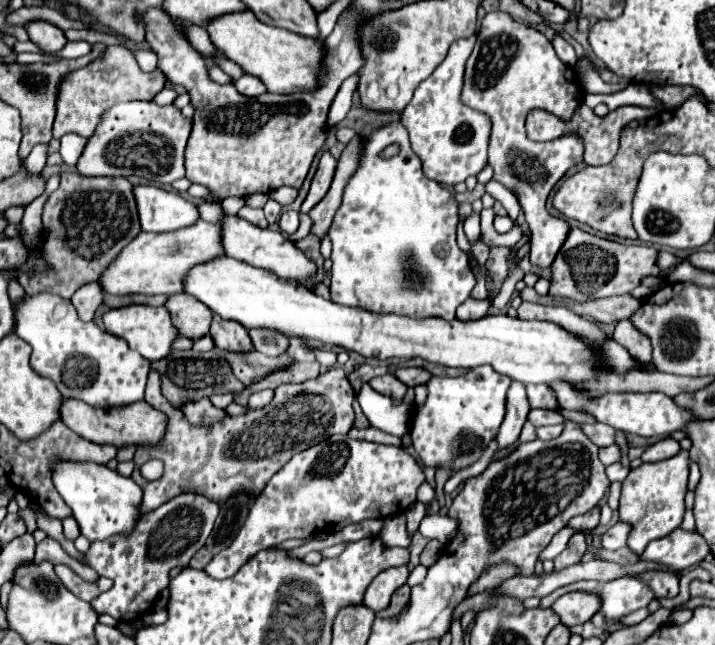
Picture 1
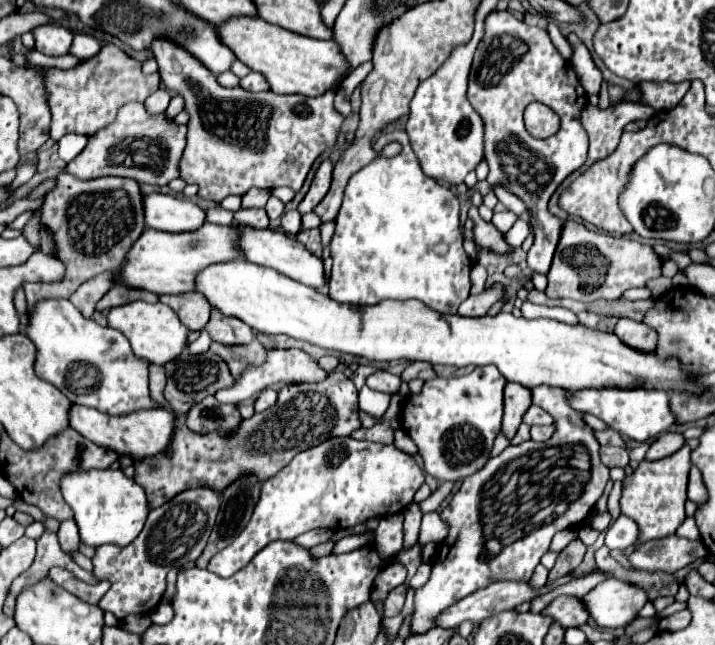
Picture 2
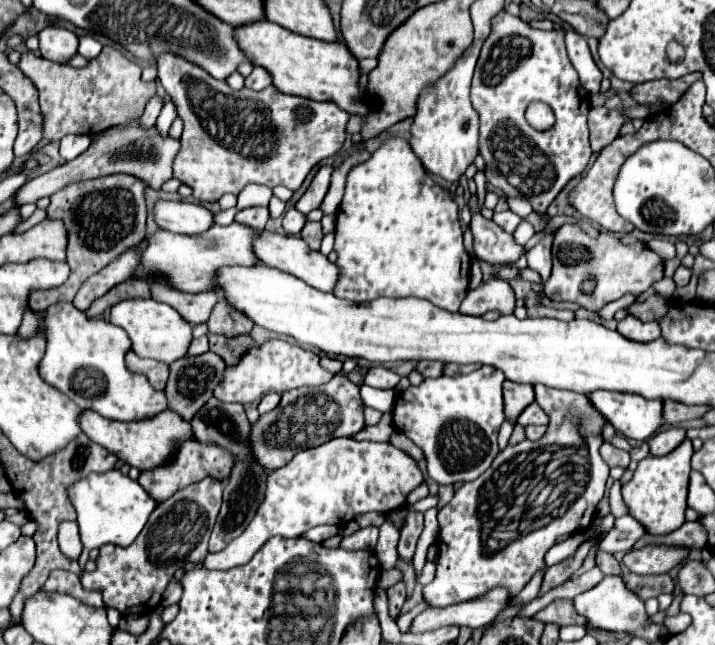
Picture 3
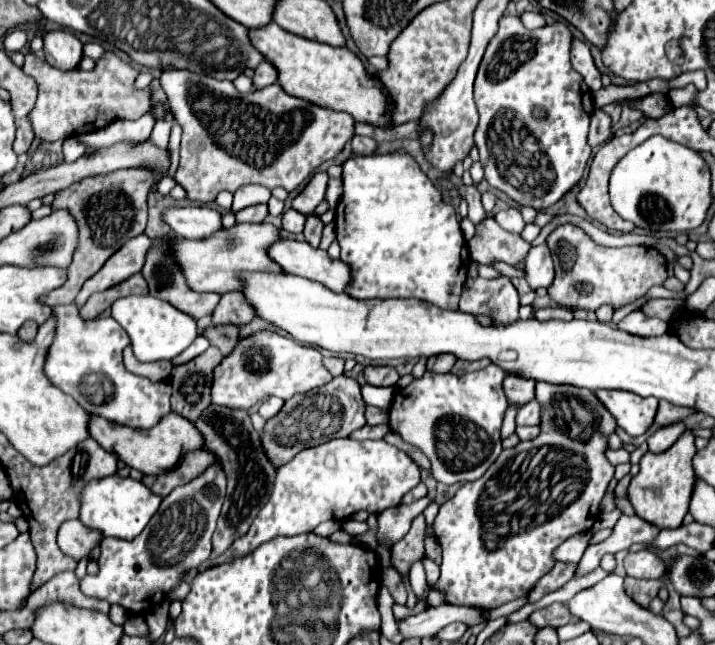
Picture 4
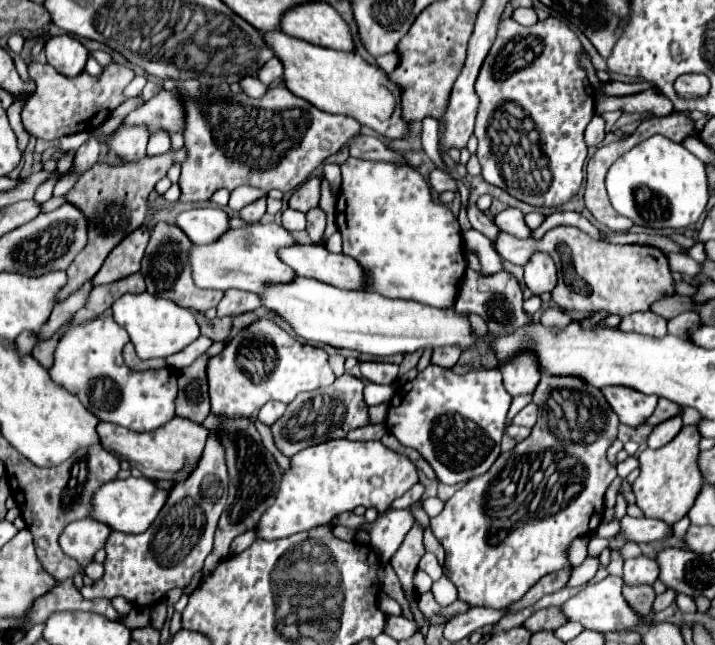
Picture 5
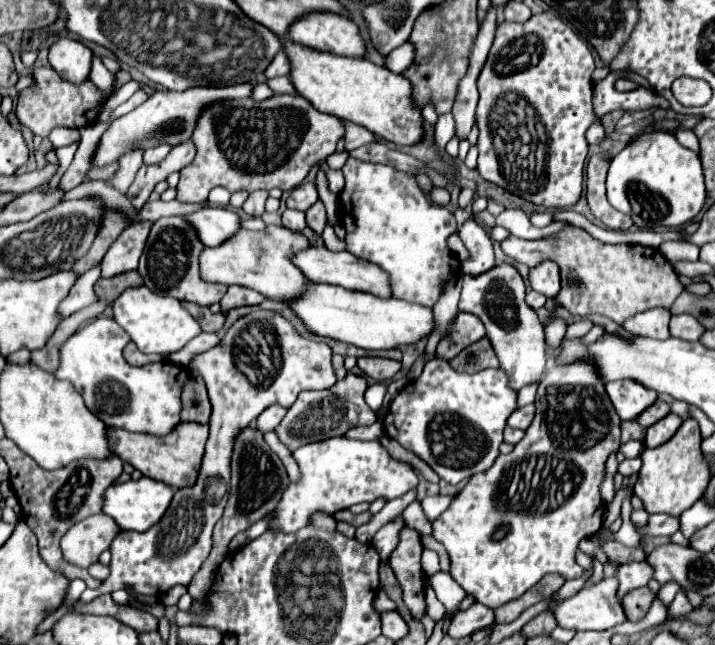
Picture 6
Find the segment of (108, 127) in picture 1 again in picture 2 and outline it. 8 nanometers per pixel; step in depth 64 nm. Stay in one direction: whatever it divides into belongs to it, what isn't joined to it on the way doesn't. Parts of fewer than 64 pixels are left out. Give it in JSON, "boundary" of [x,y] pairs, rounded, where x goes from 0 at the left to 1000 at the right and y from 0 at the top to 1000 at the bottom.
{"boundary":[[[176,161],[168,167],[168,180],[151,198],[134,205],[123,226],[90,257],[90,267],[112,276],[129,279],[143,273],[176,273],[196,285],[232,288],[241,276],[249,276],[249,248],[257,233],[260,195],[243,195],[224,180],[207,180],[201,161]]]}

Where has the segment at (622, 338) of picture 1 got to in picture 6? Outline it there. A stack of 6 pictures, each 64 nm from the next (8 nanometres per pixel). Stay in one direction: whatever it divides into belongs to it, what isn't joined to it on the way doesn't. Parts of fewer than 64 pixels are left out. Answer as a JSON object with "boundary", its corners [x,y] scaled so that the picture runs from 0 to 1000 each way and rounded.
{"boundary":[[[912,478],[912,481],[903,481],[901,487],[890,487],[881,496],[876,496],[873,509],[884,521],[931,527],[931,524],[937,524],[937,512],[934,512],[937,493],[940,493],[940,484],[934,484],[929,478]]]}

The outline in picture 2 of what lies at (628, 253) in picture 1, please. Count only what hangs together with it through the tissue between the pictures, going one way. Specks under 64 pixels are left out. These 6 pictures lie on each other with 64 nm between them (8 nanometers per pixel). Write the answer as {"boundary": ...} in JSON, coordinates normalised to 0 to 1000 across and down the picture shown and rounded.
{"boundary":[[[794,341],[789,344],[778,397],[765,425],[762,456],[769,462],[800,462],[820,471],[834,465],[864,465],[873,450],[901,447],[906,434],[920,431],[923,425],[926,400],[912,388],[912,381],[881,369],[862,369],[848,360],[828,360],[817,347]]]}

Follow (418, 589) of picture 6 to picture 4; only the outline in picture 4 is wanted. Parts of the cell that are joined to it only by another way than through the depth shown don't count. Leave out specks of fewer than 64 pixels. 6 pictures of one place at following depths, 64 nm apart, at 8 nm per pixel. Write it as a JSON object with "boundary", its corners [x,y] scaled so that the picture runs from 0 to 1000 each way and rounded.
{"boundary":[[[582,800],[576,809],[573,825],[548,847],[548,878],[568,893],[573,887],[573,878],[585,868],[593,865],[593,825],[596,825],[596,809],[593,800]]]}

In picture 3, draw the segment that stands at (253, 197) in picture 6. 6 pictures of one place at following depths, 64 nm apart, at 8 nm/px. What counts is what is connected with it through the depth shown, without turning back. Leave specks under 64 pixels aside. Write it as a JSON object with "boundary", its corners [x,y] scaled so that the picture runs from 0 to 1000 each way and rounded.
{"boundary":[[[344,322],[344,326],[336,326],[330,332],[330,344],[336,347],[344,347],[344,350],[352,350],[352,353],[361,353],[366,357],[375,344],[375,322]]]}

